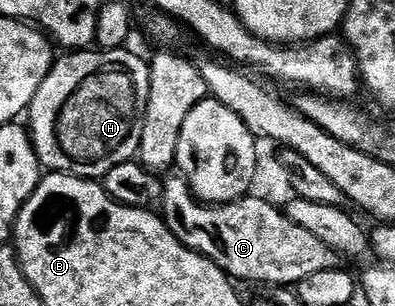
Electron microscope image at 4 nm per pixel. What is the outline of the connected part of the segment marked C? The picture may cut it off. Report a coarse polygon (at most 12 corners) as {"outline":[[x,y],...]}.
{"outline":[[163,185],[172,236],[232,280],[293,287],[338,252],[251,196]]}

